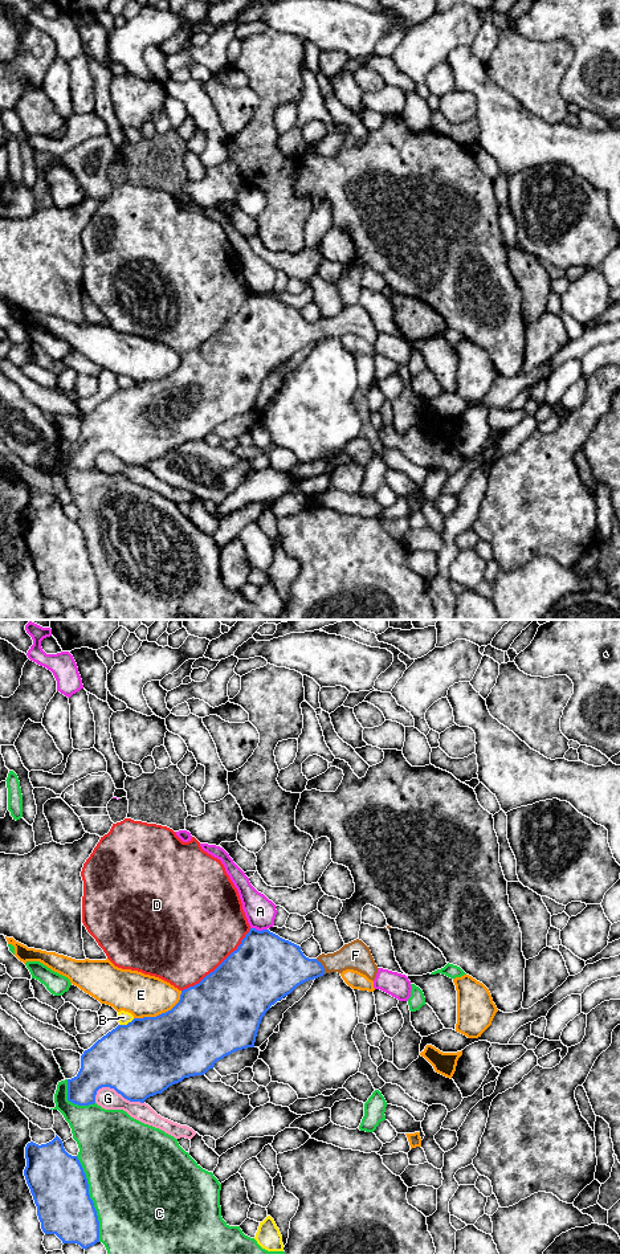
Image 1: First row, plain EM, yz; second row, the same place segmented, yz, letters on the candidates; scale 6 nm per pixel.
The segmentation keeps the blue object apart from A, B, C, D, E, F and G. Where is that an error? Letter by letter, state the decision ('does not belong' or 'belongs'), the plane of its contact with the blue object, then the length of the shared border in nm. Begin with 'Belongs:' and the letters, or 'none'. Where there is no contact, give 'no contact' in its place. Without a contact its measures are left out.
Belongs: F
A: does not belong | yz | 110 nm
B: does not belong | yz | 100 nm
C: does not belong | yz | 550 nm
D: does not belong | yz | 550 nm
E: does not belong | yz | 340 nm
F: belongs | yz | 110 nm
G: does not belong | yz | 300 nm

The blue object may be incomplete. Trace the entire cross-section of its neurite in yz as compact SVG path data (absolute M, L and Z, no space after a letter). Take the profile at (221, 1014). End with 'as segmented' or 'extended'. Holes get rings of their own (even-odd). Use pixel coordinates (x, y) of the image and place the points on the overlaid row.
M250 928L237 949L213 972L181 990L179 1002L171 1010L118 1025L85 1050L78 1074L68 1079L68 1100L78 1106L94 1104L97 1091L110 1087L130 1102L144 1103L184 1078L204 1075L224 1057L254 1047L265 1013L298 985L346 969L358 971L372 981L376 977L379 968L370 947L359 939L334 953L309 959L299 945L269 930Z | extended

